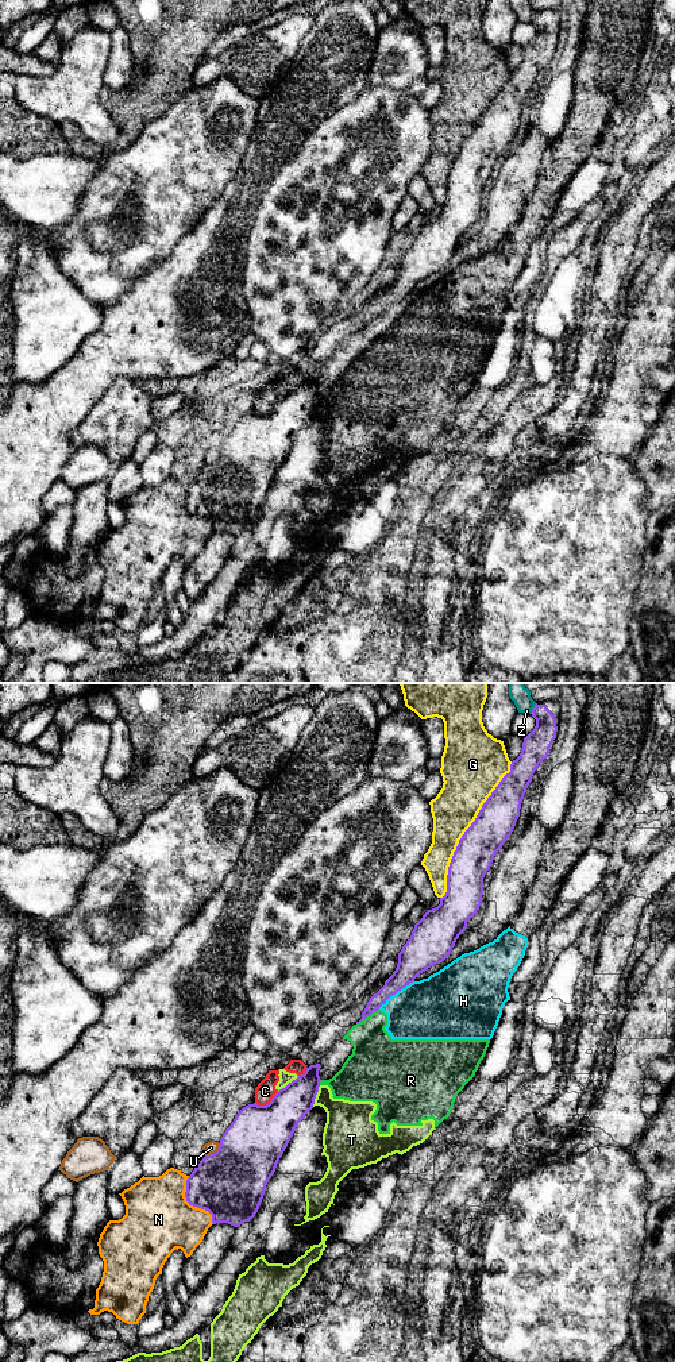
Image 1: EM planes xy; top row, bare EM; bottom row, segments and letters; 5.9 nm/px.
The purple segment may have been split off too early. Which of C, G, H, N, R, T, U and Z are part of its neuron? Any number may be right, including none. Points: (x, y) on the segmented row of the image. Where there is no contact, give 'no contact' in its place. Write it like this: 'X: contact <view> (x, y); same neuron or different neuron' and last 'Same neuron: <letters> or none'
C: contact xy (269, 1103); different neuron
G: contact xy (466, 830); different neuron
H: contact xy (396, 992); different neuron
N: contact xy (191, 1204); different neuron
R: contact xy (367, 1015); different neuron
T: contact xy (315, 1096); different neuron
U: contact xy (215, 1153); different neuron
Z: contact xy (532, 709); different neuron
Same neuron: none

